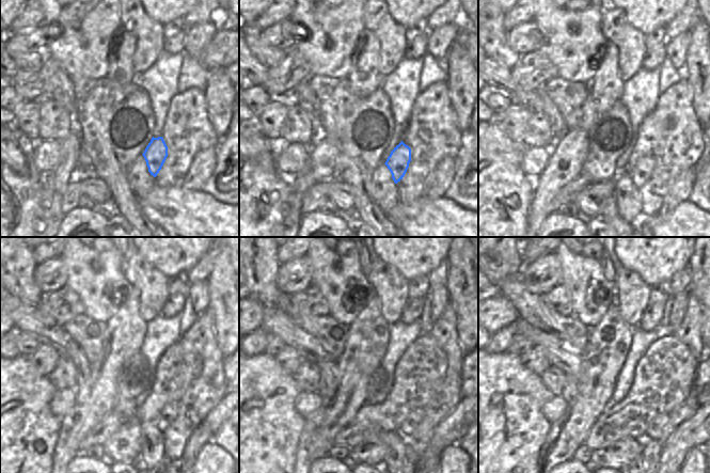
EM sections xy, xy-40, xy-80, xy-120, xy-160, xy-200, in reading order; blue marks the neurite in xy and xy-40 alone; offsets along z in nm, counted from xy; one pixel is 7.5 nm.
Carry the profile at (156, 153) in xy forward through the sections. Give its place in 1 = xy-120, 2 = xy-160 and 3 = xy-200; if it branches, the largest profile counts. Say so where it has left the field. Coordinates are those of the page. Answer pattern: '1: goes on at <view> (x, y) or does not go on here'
1: goes on at xy-120 (169, 413)
2: goes on at xy-160 (409, 425)
3: goes on at xy-200 (660, 428)

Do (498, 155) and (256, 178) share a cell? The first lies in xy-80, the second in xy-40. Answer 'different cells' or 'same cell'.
same cell

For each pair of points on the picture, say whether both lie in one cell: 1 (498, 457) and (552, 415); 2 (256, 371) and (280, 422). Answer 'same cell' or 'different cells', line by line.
1: different cells
2: same cell

